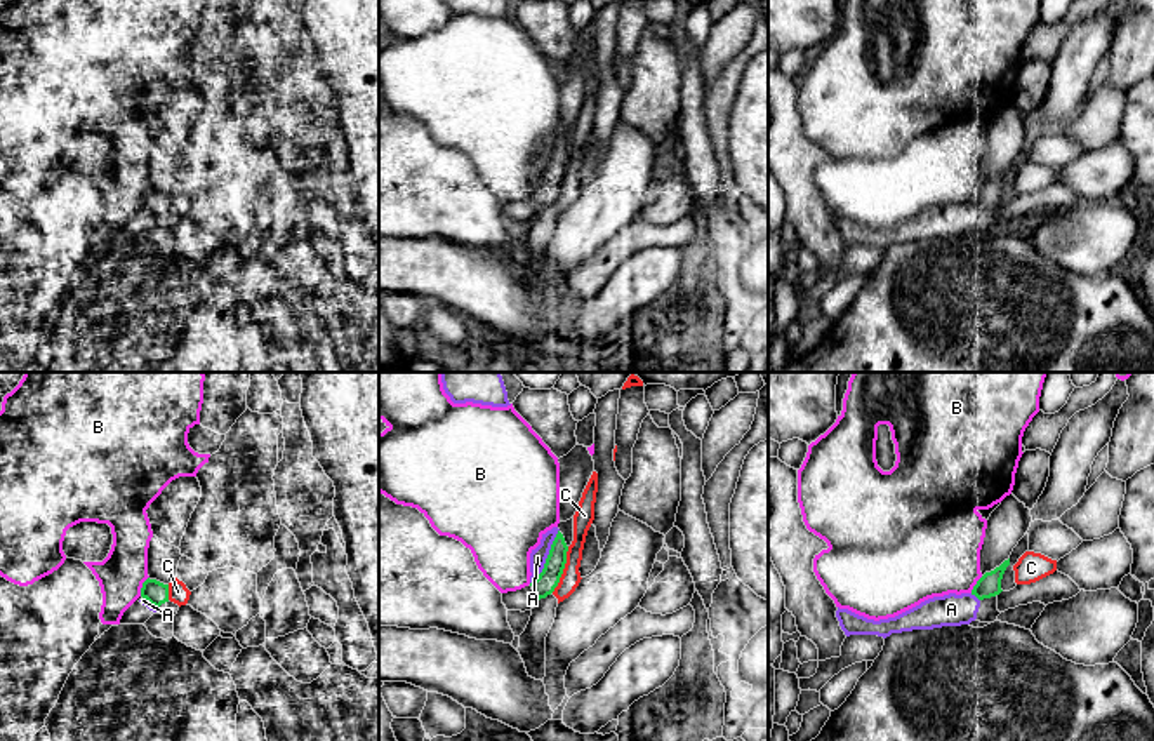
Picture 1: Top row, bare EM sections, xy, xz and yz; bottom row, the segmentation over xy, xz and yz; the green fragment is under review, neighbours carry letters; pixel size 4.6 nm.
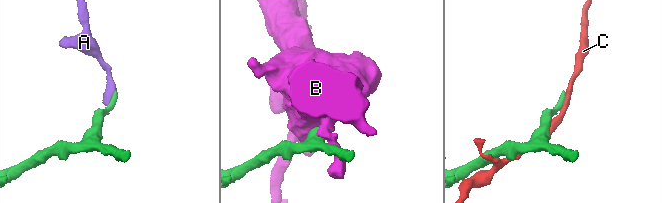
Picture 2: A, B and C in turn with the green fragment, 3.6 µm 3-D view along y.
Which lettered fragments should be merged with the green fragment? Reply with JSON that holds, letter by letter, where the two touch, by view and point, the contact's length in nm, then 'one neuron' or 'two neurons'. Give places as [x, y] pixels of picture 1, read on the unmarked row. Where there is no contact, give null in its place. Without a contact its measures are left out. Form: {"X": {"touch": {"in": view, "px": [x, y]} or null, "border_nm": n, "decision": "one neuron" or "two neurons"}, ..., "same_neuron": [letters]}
{"A": {"touch": {"in": "xz", "px": [548, 167]}, "border_nm": 280, "decision": "two neurons"}, "B": {"touch": {"in": "xy", "px": [143, 197]}, "border_nm": 100, "decision": "two neurons"}, "C": {"touch": {"in": "xz", "px": [563, 178]}, "border_nm": 240, "decision": "two neurons"}, "same_neuron": []}

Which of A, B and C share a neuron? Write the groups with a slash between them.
A / B / C

